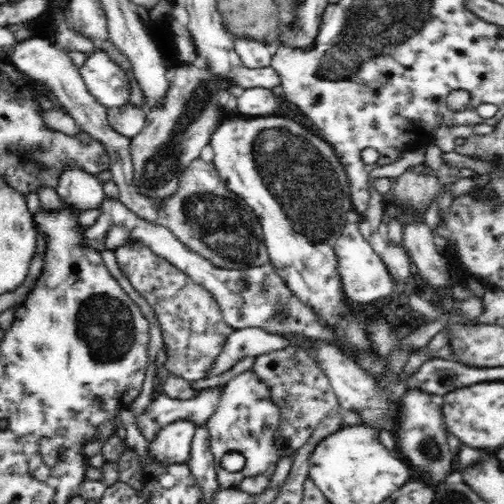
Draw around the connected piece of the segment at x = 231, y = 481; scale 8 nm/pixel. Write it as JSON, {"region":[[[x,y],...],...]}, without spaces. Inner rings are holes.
{"region":[[[253,369],[239,373],[229,380],[222,388],[222,393],[219,398],[219,403],[216,407],[216,412],[206,422],[206,427],[210,433],[210,450],[213,454],[214,464],[217,472],[217,481],[219,486],[224,489],[238,488],[243,478],[250,475],[262,473],[266,475],[267,480],[275,473],[277,462],[282,458],[277,454],[275,447],[275,436],[280,419],[280,409],[278,405],[271,399],[268,387],[253,373]],[[228,452],[239,452],[245,458],[245,465],[238,472],[229,472],[222,467],[220,460],[224,454]]]}

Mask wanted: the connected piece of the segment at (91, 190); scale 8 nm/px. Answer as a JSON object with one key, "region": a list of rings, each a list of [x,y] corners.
{"region":[[[78,166],[60,174],[55,189],[59,198],[71,207],[79,208],[80,212],[102,207],[102,202],[106,199],[103,185],[97,176],[85,172]]]}

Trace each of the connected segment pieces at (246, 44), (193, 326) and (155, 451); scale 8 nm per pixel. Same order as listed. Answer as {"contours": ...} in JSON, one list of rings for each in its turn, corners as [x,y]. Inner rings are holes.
{"contours":[[[[233,36],[235,51],[241,58],[241,63],[251,69],[271,66],[271,58],[279,47],[275,43],[262,43],[250,37]]],[[[129,240],[120,244],[114,254],[132,288],[138,290],[140,296],[144,296],[144,300],[148,300],[148,304],[154,308],[164,344],[168,348],[164,366],[169,374],[189,381],[212,378],[215,360],[234,331],[224,322],[213,294],[171,262],[154,254],[144,242]]],[[[176,419],[158,430],[156,438],[150,440],[148,450],[154,459],[162,463],[189,462],[192,437],[196,424],[188,419]]]]}

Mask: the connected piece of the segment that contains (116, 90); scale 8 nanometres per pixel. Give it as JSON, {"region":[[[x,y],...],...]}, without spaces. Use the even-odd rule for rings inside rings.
{"region":[[[96,50],[80,68],[81,77],[89,93],[106,109],[122,108],[130,100],[130,81],[126,71],[108,57],[108,53]]]}

